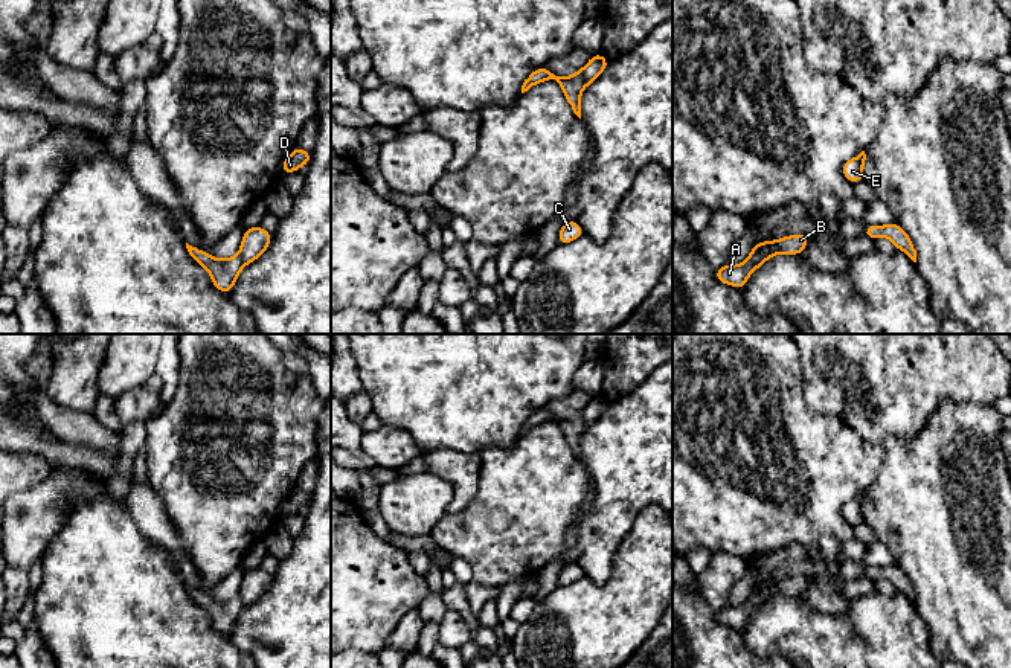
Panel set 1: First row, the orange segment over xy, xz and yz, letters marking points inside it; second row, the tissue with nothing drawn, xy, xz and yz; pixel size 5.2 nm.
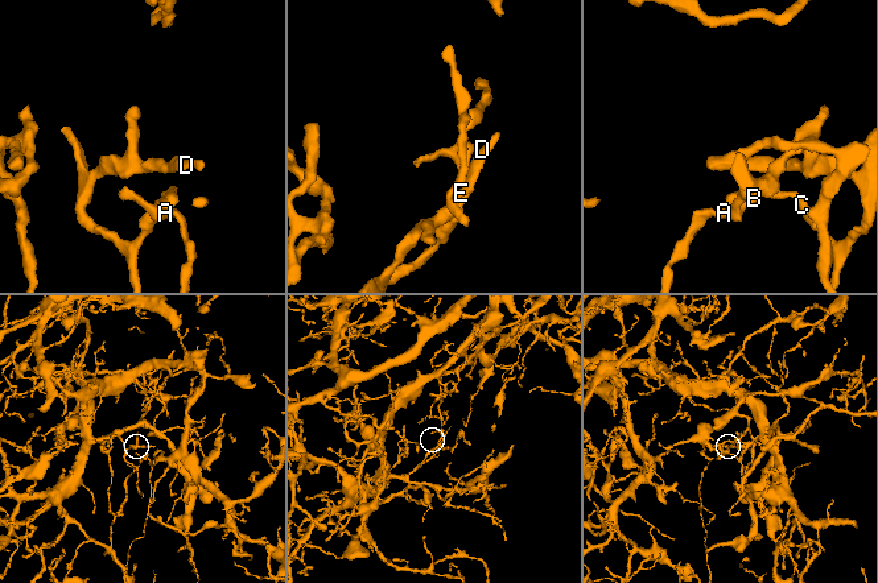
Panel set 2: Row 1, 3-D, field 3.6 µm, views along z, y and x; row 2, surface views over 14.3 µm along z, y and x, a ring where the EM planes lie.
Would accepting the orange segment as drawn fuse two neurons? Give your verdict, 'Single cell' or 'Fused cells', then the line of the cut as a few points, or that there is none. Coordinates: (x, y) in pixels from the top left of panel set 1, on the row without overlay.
Fused cells. Split along yz (778, 581), (749, 600)

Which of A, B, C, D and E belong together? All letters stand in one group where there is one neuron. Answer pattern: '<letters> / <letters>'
A B / C D E

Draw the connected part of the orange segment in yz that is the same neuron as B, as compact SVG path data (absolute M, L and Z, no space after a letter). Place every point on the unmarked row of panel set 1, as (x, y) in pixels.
M794 575L778 581L770 590L759 593L755 598L747 599L740 607L726 605L715 612L715 619L721 625L732 627L743 631L746 628L747 619L761 609L767 601L776 595L784 596L801 596L808 586L808 576Z

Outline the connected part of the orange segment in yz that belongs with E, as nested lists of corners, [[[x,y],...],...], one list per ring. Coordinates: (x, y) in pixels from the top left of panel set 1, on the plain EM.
[[[862,493],[854,500],[846,502],[842,506],[842,515],[849,522],[851,525],[859,525],[863,522],[863,506],[866,502],[865,493]]]

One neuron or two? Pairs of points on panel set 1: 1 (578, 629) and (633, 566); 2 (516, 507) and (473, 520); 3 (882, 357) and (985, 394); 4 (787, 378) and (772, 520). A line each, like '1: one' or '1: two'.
1: one
2: one
3: one
4: one

